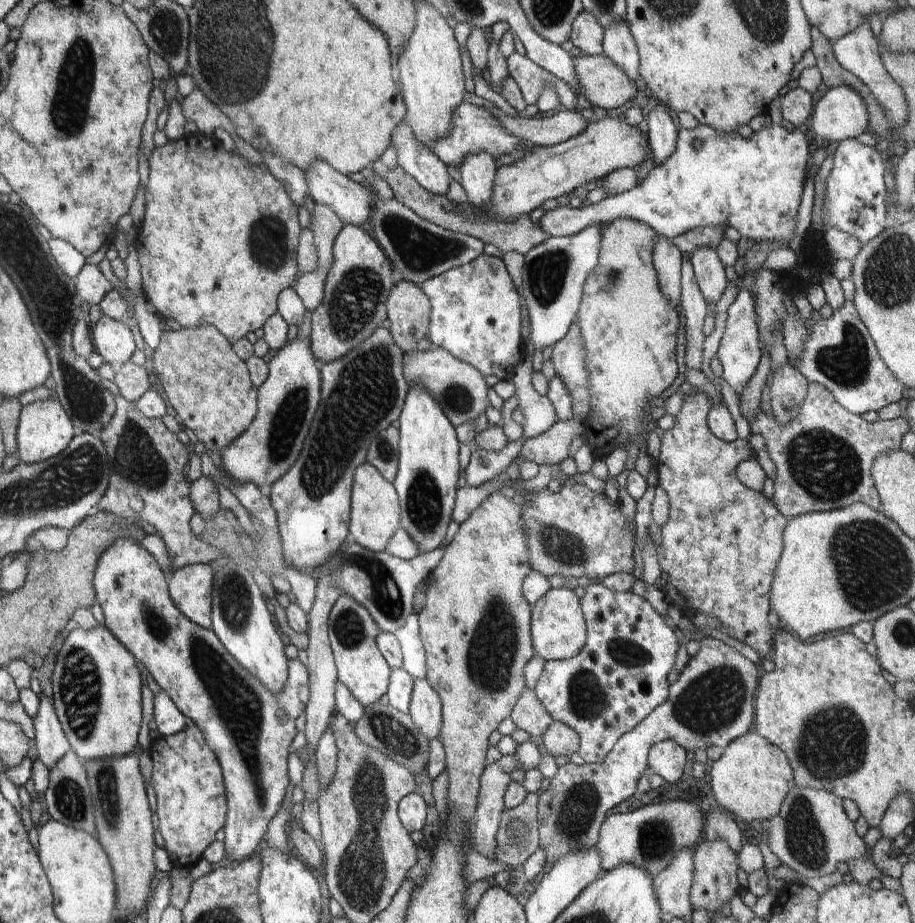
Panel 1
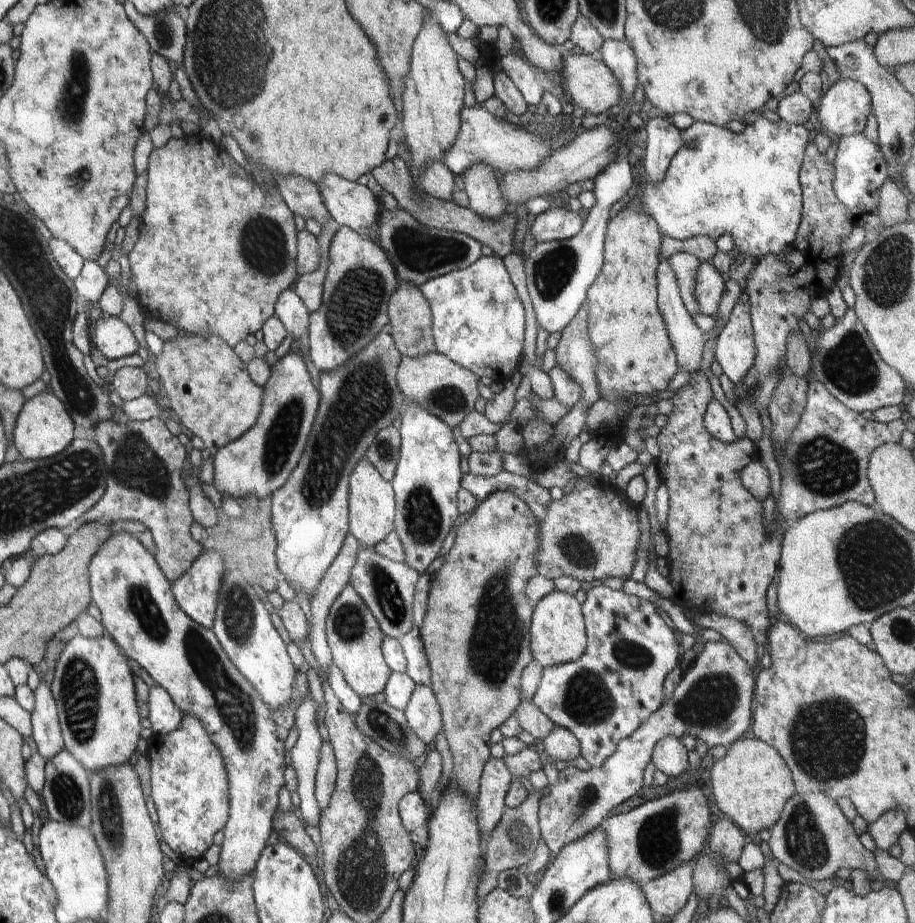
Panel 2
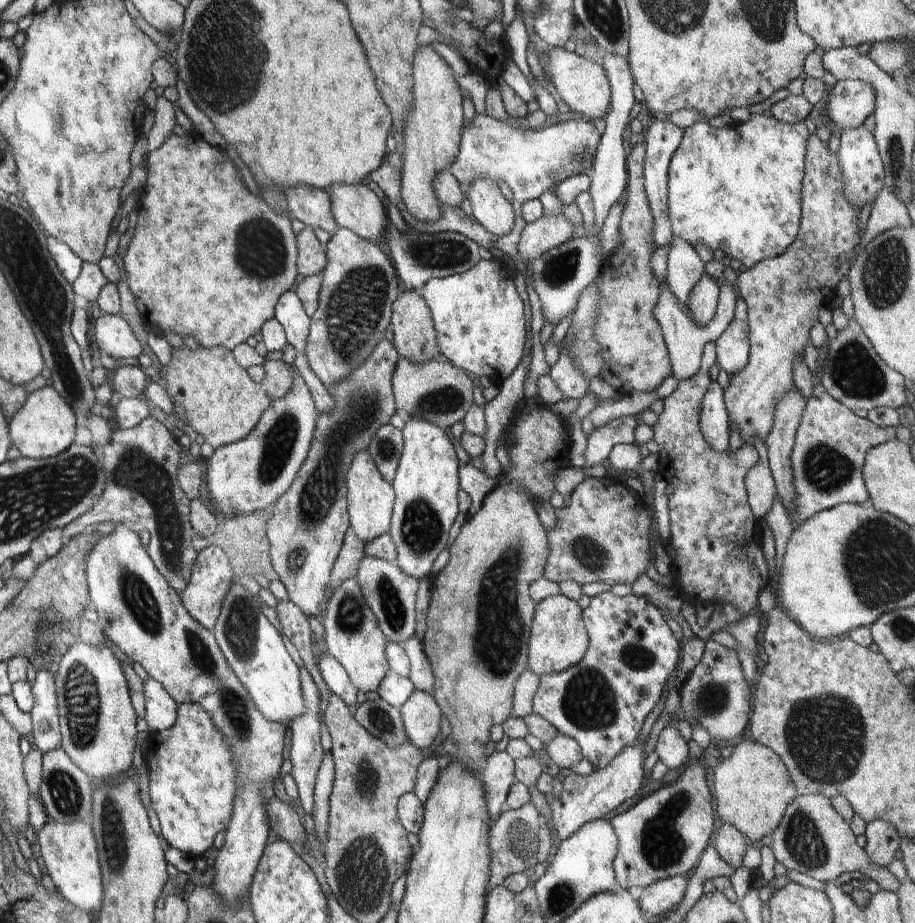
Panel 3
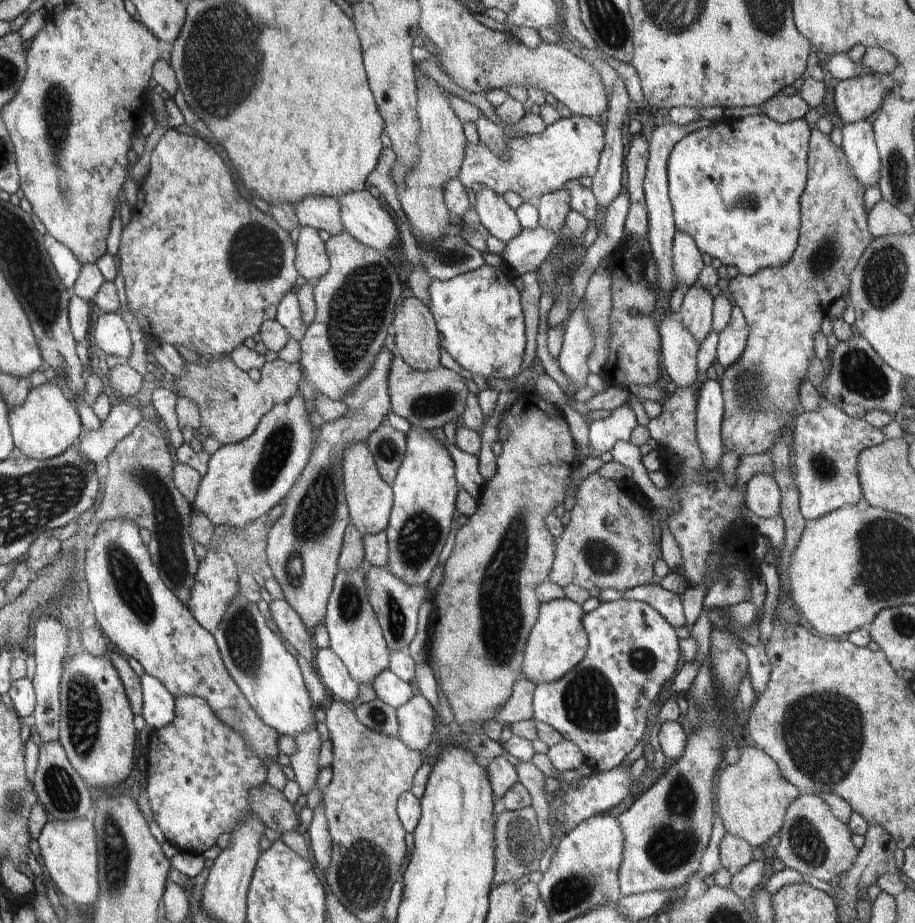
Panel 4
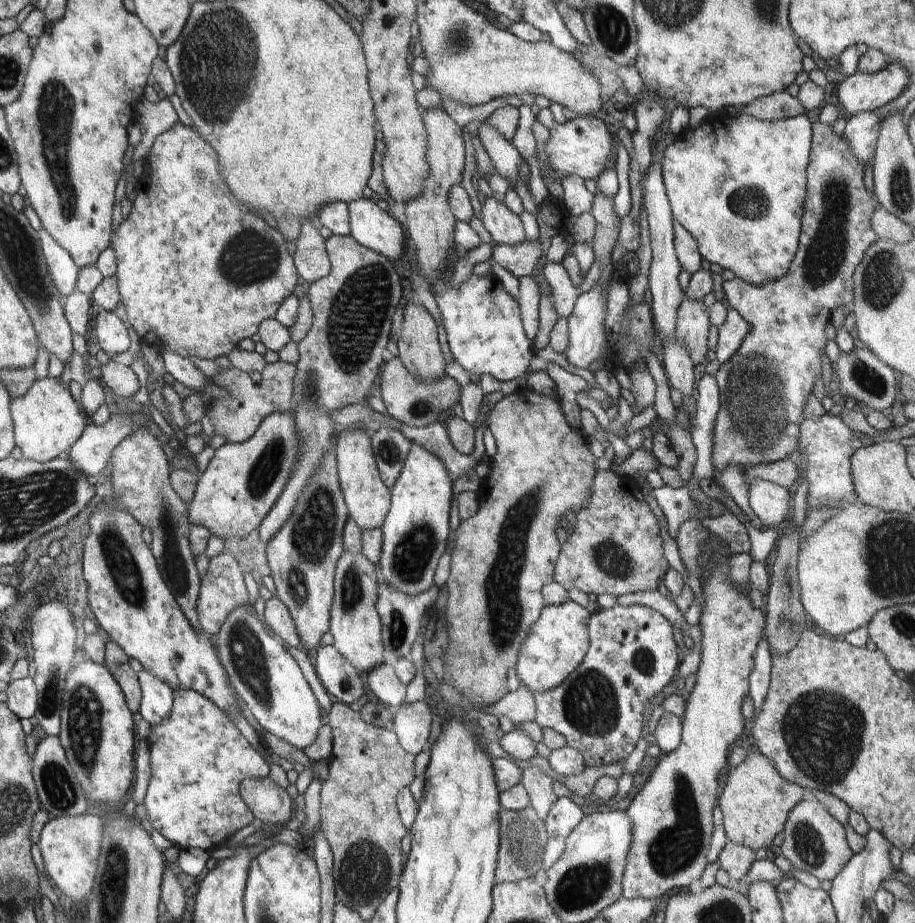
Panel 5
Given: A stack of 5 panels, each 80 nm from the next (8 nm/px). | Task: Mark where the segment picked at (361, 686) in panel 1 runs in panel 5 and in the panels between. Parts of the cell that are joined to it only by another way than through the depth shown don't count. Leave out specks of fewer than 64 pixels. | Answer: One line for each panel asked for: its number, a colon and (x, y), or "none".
2: (353, 634)
3: (353, 637)
4: (356, 637)
5: (355, 624)

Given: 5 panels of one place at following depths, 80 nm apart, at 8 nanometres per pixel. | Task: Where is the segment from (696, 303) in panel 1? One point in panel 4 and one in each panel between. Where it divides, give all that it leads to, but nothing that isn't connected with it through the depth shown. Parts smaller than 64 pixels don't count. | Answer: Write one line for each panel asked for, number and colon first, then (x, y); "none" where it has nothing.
2: (685, 266)
3: (685, 268)
4: (687, 262)

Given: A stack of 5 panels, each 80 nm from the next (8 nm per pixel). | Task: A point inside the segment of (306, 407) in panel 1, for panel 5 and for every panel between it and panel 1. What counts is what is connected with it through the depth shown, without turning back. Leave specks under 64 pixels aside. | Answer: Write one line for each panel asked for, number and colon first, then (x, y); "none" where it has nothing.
2: (259, 463)
3: (247, 476)
4: (244, 481)
5: (241, 483)

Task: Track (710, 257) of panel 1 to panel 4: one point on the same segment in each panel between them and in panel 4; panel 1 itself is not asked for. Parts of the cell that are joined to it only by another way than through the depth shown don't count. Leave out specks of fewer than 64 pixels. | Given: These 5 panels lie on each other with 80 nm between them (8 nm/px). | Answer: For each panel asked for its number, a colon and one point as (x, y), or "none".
2: (710, 284)
3: (703, 298)
4: (695, 312)

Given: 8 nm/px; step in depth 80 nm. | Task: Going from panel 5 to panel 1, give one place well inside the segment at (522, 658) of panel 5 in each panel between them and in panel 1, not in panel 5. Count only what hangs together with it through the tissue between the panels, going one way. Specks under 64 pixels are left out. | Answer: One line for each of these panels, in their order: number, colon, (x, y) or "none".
1: (558, 630)
2: (558, 636)
3: (558, 640)
4: (558, 641)

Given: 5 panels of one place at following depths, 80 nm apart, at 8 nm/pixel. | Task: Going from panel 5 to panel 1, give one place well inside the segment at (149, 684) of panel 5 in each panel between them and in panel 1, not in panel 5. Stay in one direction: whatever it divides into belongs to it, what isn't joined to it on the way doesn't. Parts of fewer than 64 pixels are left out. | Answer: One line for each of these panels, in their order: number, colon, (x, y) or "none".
1: (169, 720)
2: (165, 716)
3: (160, 709)
4: (158, 710)

